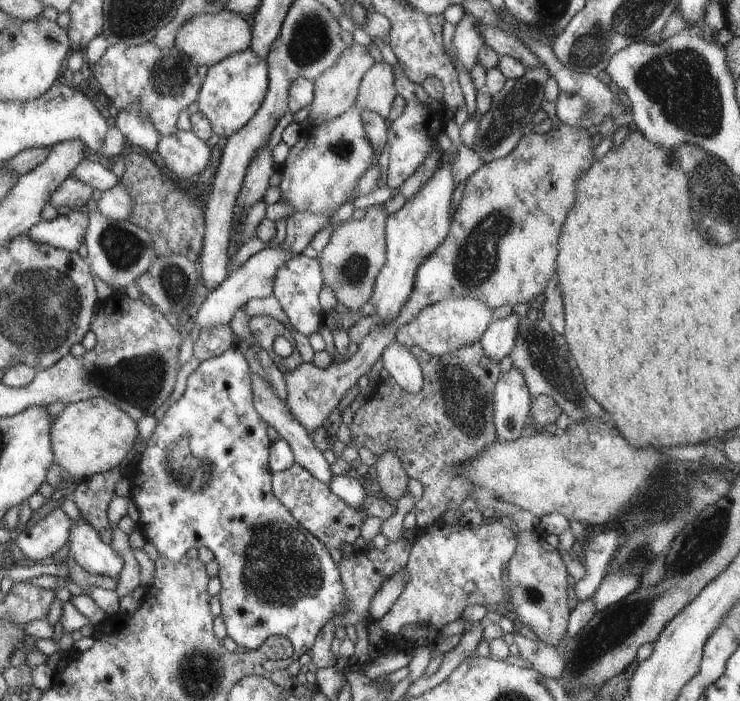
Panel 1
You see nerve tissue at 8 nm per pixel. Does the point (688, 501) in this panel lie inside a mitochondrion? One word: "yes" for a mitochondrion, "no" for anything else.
yes

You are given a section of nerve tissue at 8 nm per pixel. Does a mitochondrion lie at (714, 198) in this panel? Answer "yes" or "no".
yes

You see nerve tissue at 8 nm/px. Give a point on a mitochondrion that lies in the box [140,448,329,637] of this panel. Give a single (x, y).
(280, 566)

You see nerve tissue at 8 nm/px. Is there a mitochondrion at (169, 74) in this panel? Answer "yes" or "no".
yes

